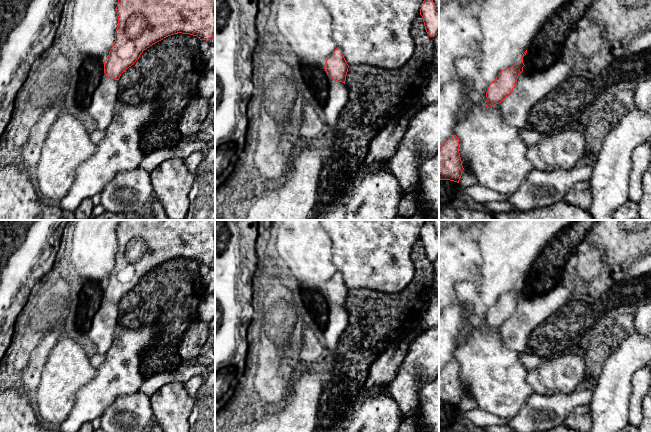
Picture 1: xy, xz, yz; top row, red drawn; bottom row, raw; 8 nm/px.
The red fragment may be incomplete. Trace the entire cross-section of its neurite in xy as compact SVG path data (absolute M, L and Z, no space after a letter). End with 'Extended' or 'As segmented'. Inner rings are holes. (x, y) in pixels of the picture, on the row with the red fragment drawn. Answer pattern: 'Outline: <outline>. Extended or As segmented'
Outline: M118 0L116 12L118 27L115 41L104 61L104 73L116 80L139 59L144 50L168 36L190 34L206 41L215 36L215 0Z. As segmented

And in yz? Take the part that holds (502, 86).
Outline: M527 50L524 52L521 59L515 65L502 70L496 77L496 79L489 85L488 90L486 92L487 99L485 101L485 106L487 108L490 108L496 104L501 103L513 91L519 74L523 72L523 67L525 66L523 63L523 57L526 55L526 53Z. As segmented

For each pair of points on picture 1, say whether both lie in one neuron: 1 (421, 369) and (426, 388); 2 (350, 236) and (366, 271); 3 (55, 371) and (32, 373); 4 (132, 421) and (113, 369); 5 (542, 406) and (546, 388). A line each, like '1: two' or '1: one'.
1: two
2: one
3: two
4: two
5: two

